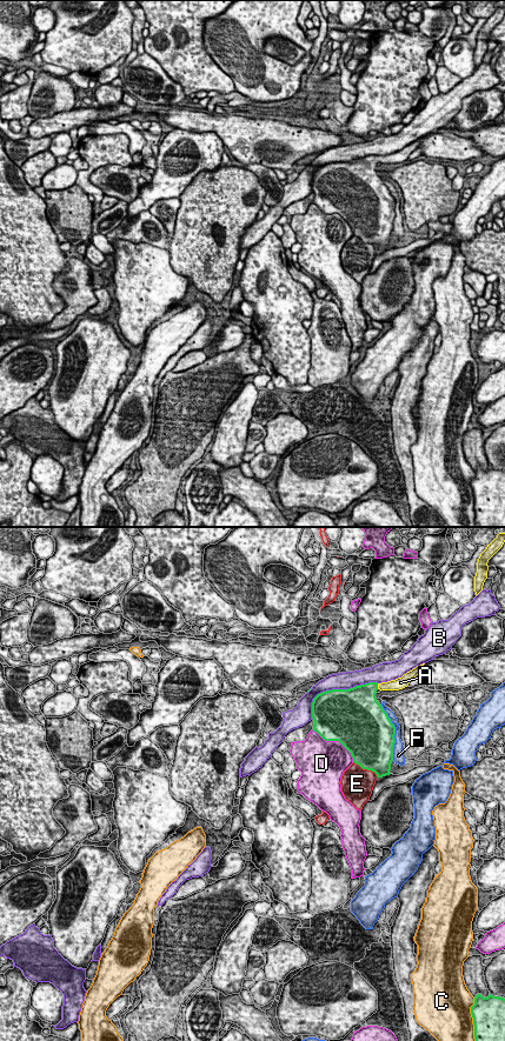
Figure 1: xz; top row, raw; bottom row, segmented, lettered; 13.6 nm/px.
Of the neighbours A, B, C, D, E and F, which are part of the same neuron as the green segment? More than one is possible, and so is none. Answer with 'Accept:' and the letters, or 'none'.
Accept: A

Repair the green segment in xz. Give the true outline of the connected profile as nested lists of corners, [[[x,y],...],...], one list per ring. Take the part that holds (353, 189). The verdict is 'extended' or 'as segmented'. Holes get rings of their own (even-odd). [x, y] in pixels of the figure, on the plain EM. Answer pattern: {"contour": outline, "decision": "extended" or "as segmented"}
{"contour": [[[424,138],[387,155],[368,155],[318,167],[312,175],[313,203],[325,214],[339,214],[363,242],[374,245],[378,251],[390,248],[396,200],[376,167],[378,162],[407,160]]], "decision": "extended"}

